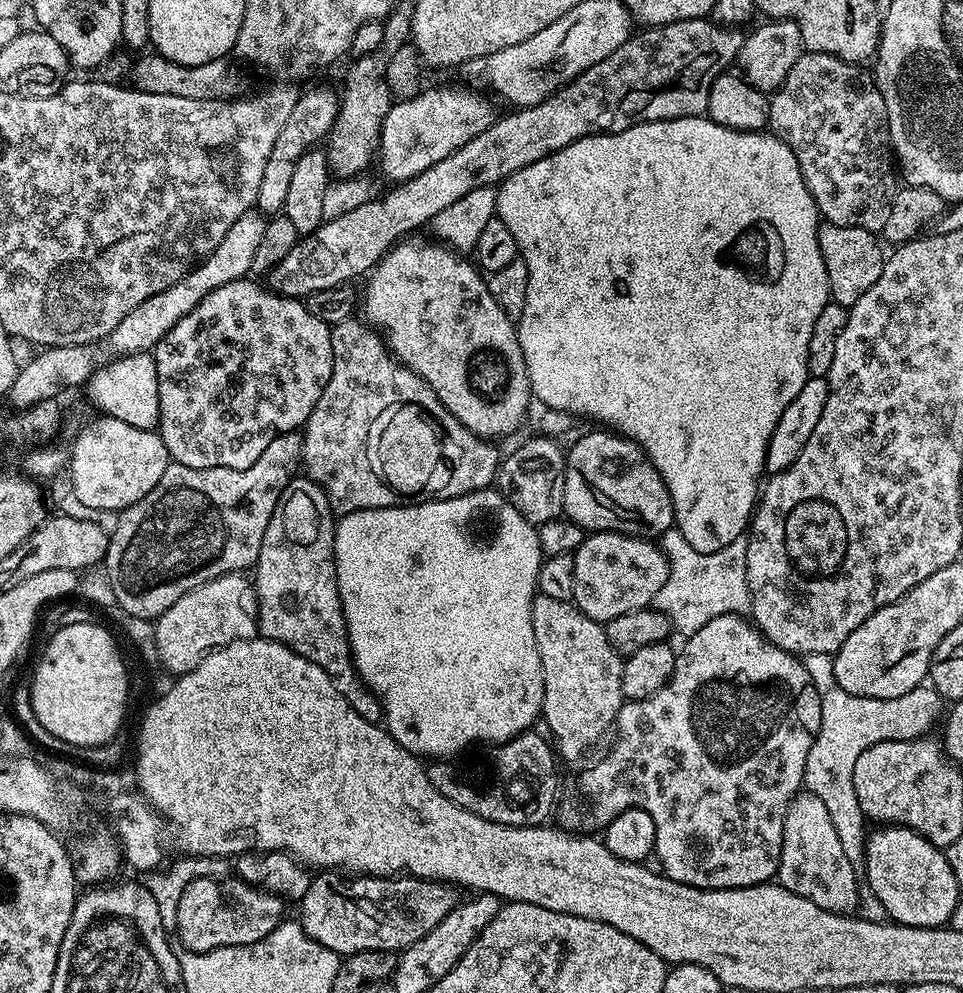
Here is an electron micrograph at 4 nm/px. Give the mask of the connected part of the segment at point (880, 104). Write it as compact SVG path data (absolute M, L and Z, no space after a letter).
M805 51L798 58L798 62L794 62L790 74L786 74L782 86L777 92L771 93L768 102L768 128L771 135L777 136L786 146L790 146L790 150L798 162L798 170L802 170L802 178L814 198L816 208L827 223L837 224L838 226L854 226L873 234L880 234L884 231L886 218L890 214L890 206L894 202L894 194L898 187L898 181L896 181L896 176L898 180L898 168L894 163L892 139L890 138L888 115L886 114L886 102L882 98L879 86L876 85L875 75L871 71L863 72L860 68L863 67L856 62L840 60L836 56L822 54L821 52Z

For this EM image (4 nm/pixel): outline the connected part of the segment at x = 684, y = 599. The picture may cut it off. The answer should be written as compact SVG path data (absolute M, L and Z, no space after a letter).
M673 526L659 536L658 543L668 559L668 577L662 582L662 590L658 590L654 607L672 623L677 633L681 632L681 637L693 636L706 622L719 616L751 613L752 599L746 578L748 541L744 536L734 538L730 546L714 554L702 554Z

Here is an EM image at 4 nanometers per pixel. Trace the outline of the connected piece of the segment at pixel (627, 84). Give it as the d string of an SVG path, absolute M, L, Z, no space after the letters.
M708 18L658 24L640 31L571 85L572 104L585 120L585 133L611 134L635 124L705 115L710 86L737 63L745 37L741 29L723 28Z

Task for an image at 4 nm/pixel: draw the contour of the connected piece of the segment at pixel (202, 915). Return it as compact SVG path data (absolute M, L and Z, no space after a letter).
M199 877L190 882L178 901L175 935L189 952L209 952L226 946L246 946L266 938L285 919L285 901L262 892L239 878Z

